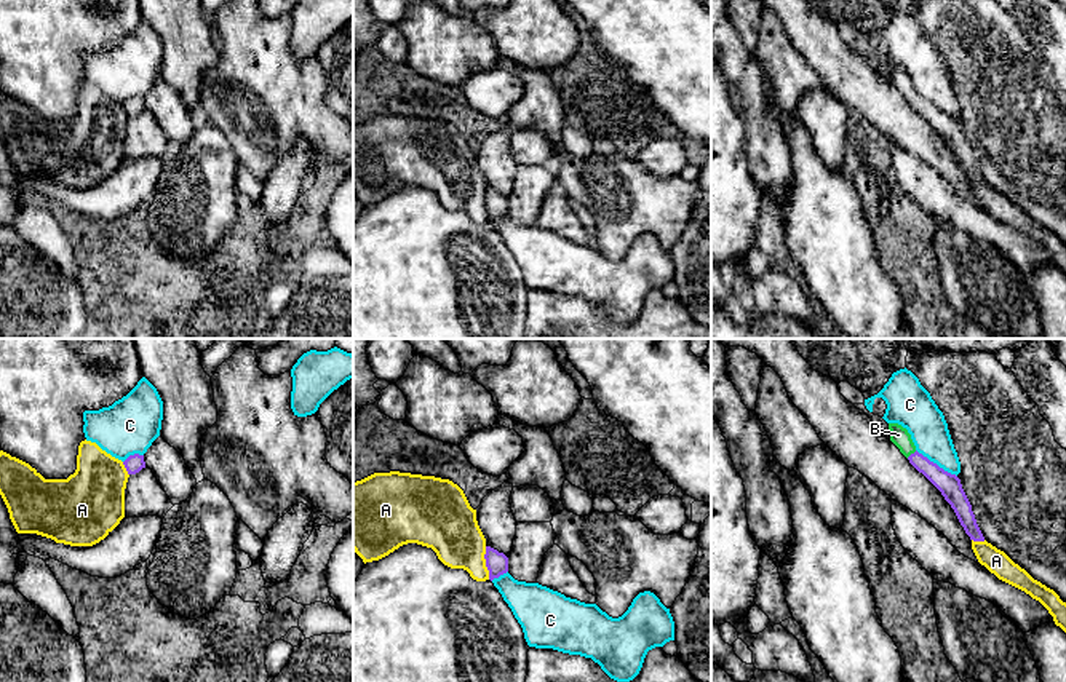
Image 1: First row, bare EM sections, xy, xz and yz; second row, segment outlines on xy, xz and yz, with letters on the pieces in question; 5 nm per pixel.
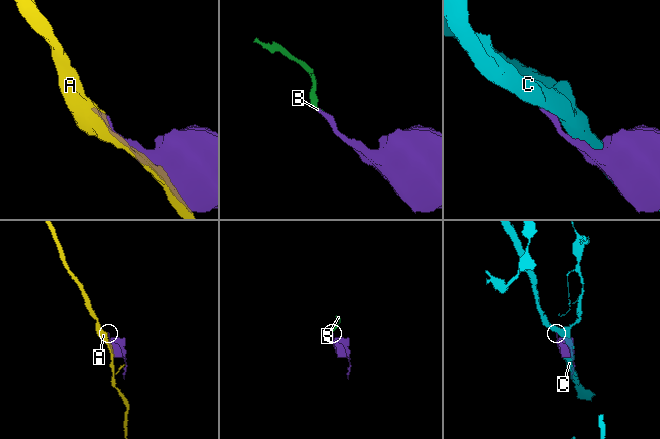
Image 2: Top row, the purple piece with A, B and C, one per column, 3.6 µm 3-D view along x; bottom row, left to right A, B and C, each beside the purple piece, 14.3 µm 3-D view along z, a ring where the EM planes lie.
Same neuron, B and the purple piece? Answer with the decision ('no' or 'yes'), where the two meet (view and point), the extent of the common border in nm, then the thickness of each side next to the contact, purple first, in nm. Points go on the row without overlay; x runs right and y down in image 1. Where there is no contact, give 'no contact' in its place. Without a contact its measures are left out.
yes; contact yz (911, 96); length 70 nm; calibres 120 and 90 nm

